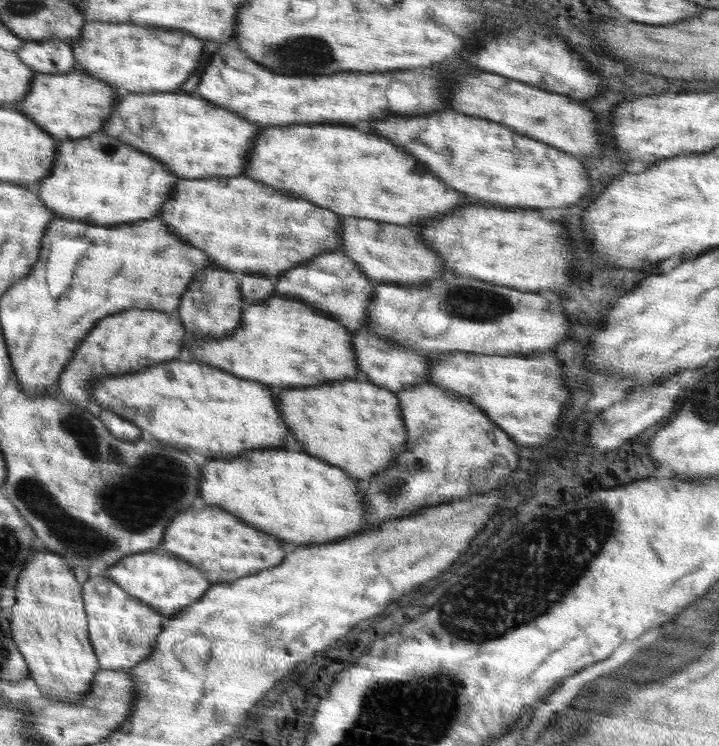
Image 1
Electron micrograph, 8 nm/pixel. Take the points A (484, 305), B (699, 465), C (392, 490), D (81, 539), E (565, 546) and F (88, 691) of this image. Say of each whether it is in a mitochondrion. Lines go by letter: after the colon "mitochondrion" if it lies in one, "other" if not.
A: mitochondrion
B: other
C: mitochondrion
D: mitochondrion
E: mitochondrion
F: other

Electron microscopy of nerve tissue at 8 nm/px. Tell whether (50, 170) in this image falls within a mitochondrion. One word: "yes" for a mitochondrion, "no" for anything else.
no

